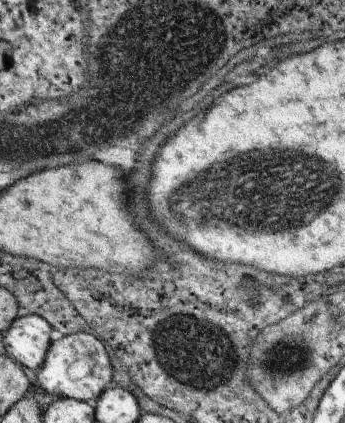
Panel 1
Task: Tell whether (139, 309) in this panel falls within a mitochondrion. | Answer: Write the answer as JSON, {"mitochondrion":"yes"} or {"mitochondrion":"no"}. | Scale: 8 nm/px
{"mitochondrion":"no"}

